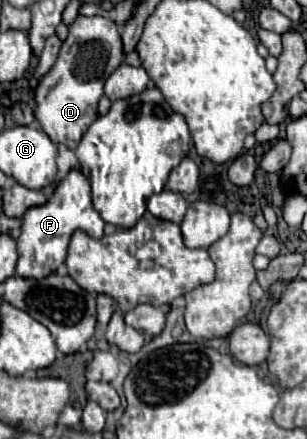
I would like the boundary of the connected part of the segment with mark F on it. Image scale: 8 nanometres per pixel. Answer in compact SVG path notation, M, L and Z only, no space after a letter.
M70 169L68 175L54 189L52 197L44 205L30 207L22 217L16 273L20 277L46 277L46 273L54 273L56 267L64 263L68 241L76 229L84 229L90 237L98 239L104 235L104 225L106 223L92 205L90 181L84 177L80 169Z

